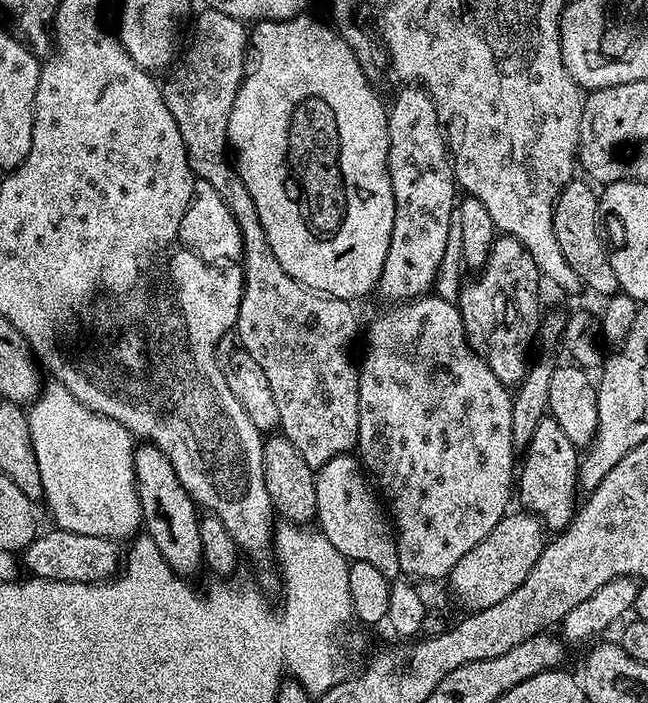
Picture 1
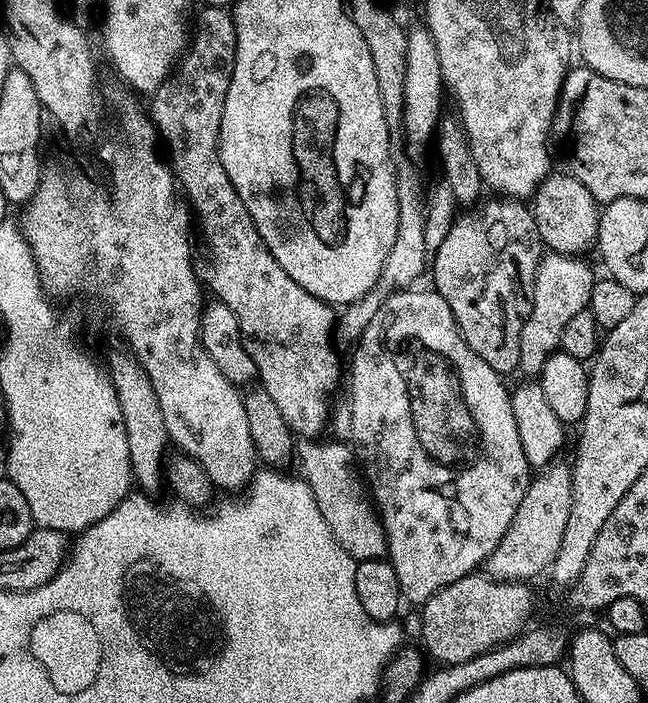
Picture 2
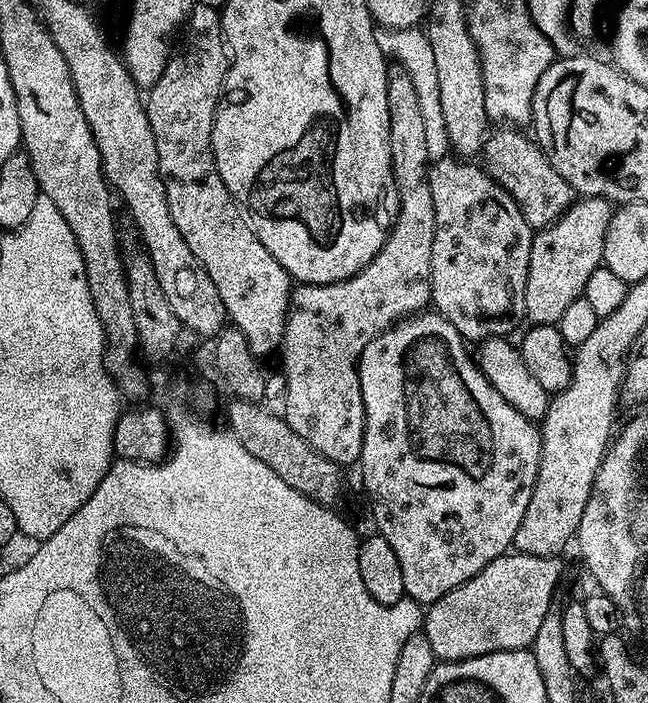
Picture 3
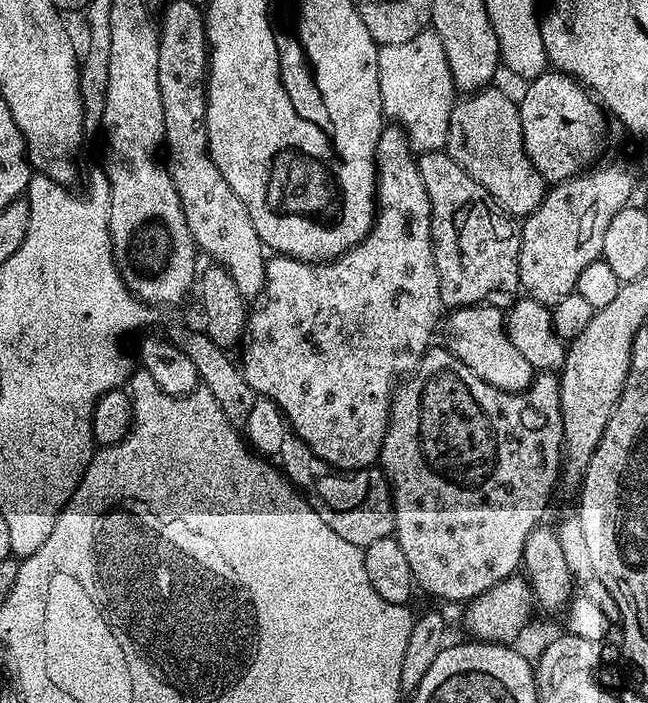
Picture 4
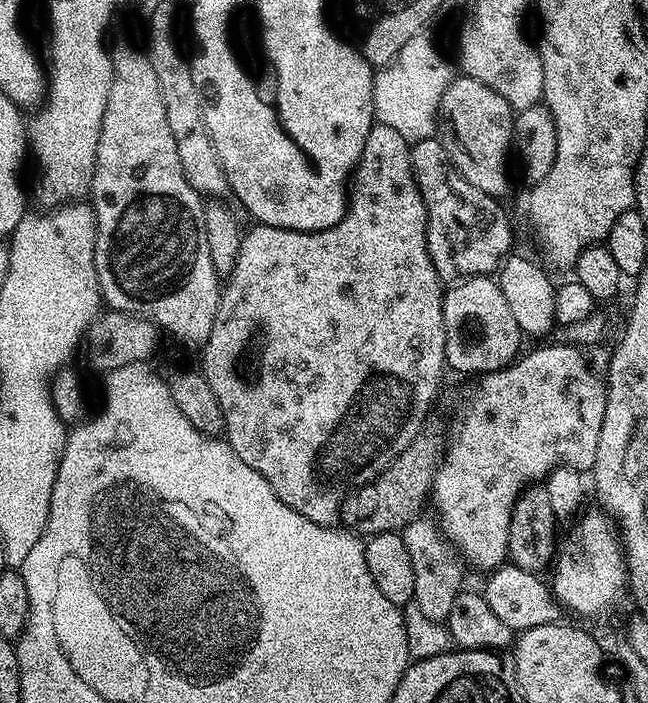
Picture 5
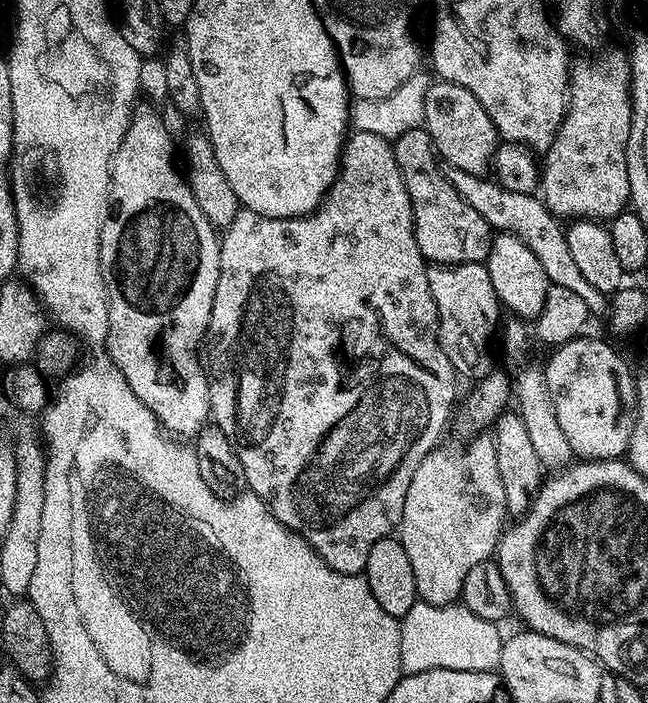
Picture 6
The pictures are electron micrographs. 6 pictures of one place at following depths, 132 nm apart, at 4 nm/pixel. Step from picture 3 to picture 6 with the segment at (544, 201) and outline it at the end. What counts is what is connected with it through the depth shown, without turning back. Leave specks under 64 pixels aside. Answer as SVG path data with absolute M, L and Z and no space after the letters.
M437 79L426 90L423 127L432 139L433 149L448 168L457 168L466 174L484 176L492 167L492 156L498 147L494 122L486 114L486 108L466 86Z

